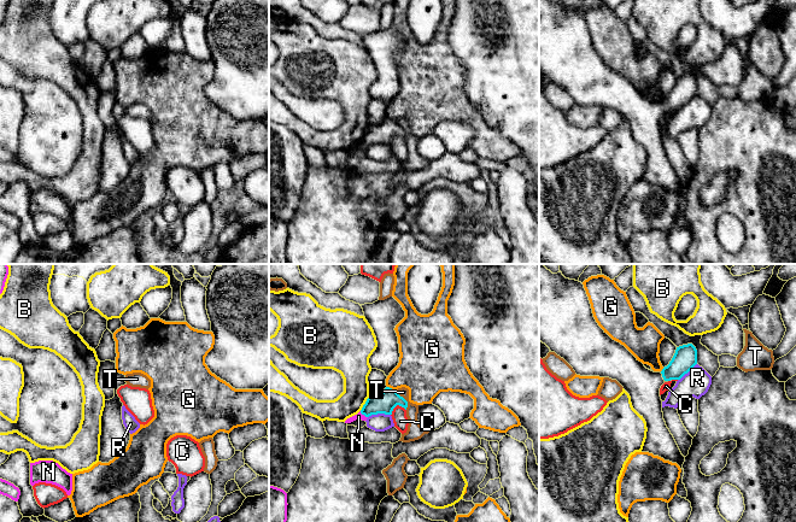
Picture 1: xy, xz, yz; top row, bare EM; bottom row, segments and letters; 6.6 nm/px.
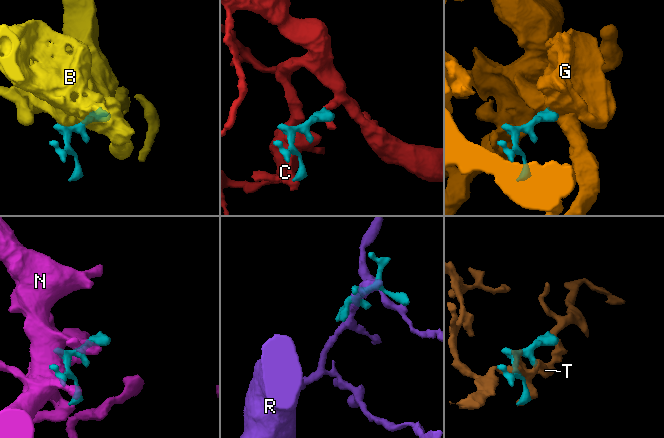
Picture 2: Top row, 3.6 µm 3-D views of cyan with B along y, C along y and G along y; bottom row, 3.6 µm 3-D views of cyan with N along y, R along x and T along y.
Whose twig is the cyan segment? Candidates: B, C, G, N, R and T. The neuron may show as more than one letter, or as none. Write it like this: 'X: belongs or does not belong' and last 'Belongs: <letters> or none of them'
B: does not belong
C: does not belong
G: does not belong
N: does not belong
R: does not belong
T: does not belong
Belongs: none of them

